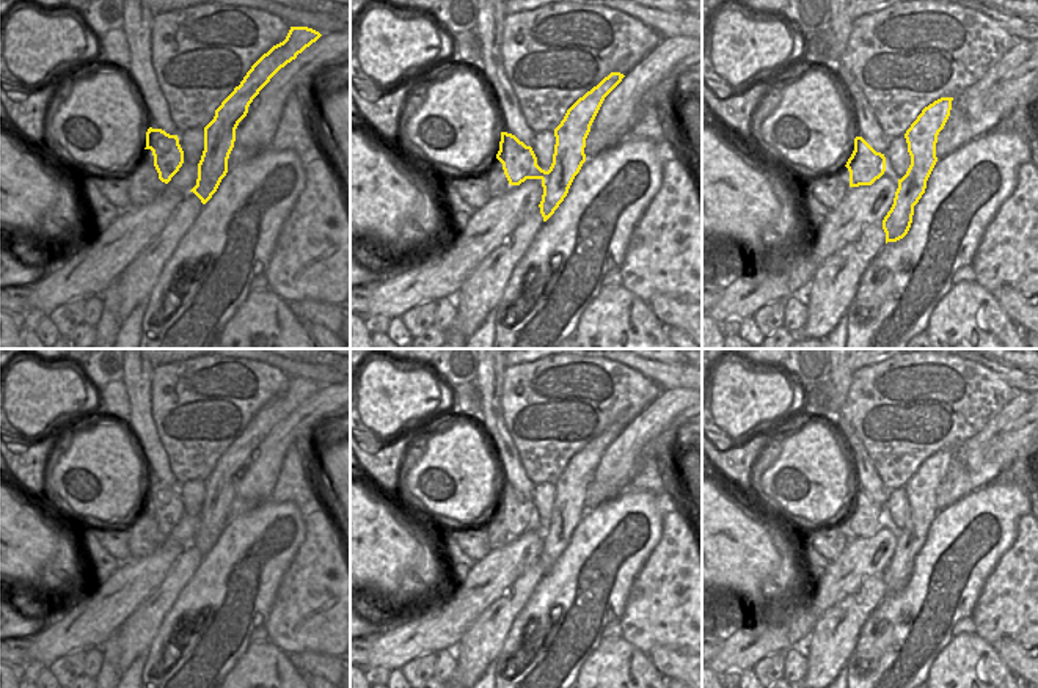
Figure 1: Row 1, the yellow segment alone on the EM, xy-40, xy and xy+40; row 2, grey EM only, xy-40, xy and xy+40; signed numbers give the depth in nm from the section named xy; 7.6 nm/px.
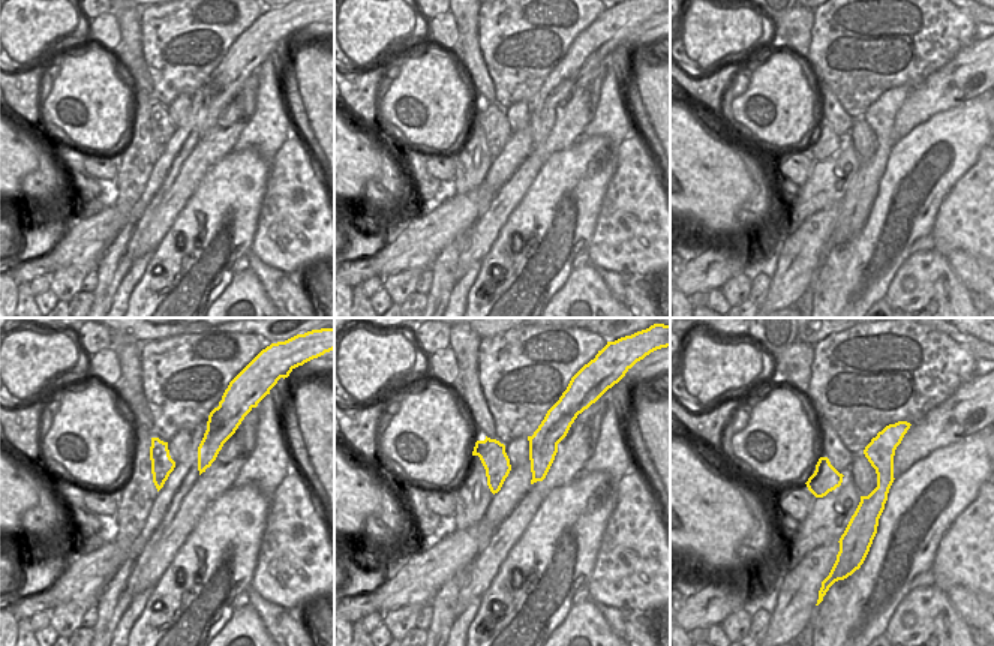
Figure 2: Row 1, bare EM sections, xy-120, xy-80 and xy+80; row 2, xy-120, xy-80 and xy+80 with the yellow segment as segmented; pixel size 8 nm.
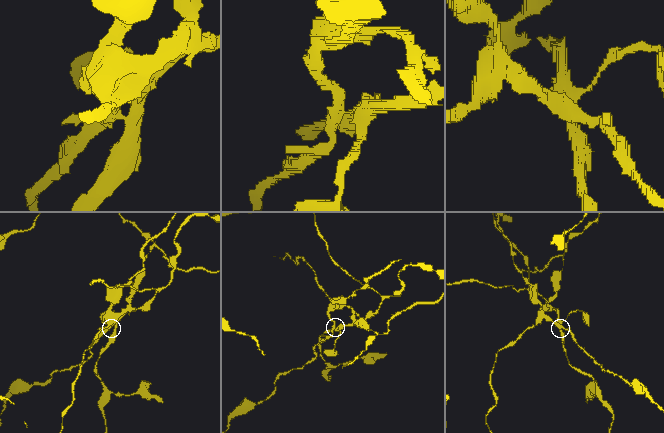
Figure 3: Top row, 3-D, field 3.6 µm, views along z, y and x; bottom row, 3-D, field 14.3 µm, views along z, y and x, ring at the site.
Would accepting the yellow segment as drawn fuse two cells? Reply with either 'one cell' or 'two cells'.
two cells

